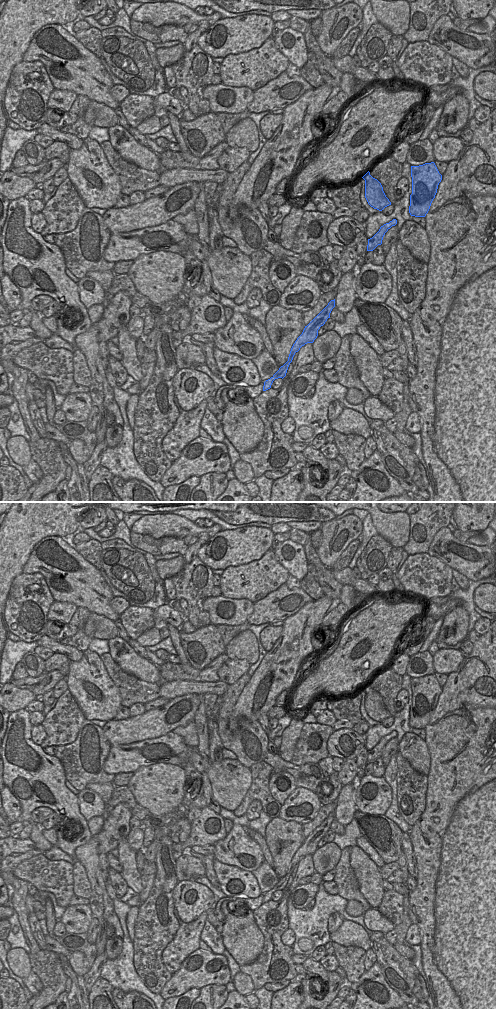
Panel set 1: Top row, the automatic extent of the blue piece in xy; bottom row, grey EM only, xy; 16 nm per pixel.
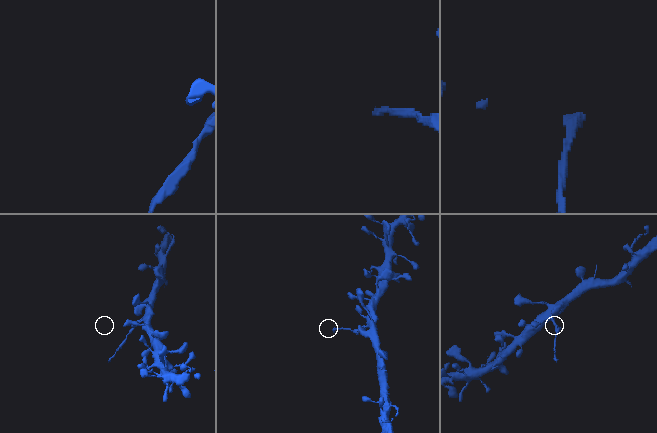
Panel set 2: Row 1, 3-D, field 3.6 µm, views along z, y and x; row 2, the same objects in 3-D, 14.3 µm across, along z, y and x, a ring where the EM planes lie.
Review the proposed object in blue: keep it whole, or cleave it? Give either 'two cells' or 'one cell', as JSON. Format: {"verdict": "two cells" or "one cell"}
{"verdict": "two cells"}

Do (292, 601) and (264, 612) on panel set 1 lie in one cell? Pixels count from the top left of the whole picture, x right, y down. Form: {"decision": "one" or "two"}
{"decision": "one"}

